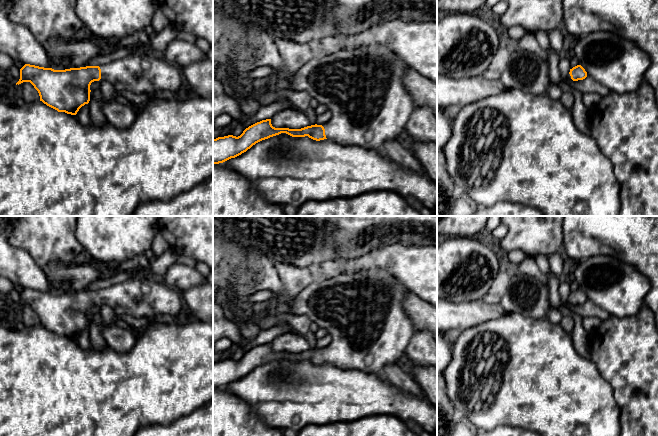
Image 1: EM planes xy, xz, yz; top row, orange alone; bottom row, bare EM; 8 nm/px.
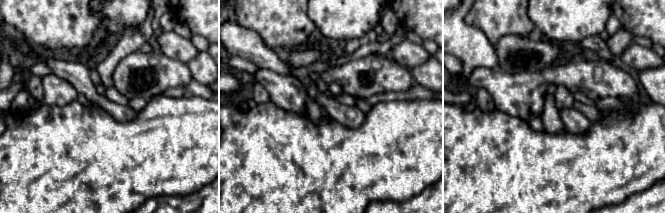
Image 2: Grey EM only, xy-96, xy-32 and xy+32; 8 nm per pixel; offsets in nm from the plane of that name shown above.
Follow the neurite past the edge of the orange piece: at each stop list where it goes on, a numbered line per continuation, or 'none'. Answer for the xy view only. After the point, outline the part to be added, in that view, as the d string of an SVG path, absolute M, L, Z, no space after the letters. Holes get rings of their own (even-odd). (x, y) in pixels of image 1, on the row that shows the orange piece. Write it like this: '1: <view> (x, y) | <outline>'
1: xy (144, 72) | M144 50L99 67L99 82L110 83L118 93L178 92L185 81L178 66L167 62L160 54Z

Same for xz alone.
1: xz (362, 87) | M367 37L359 47L342 49L320 59L311 59L293 75L293 80L286 86L295 92L307 92L312 99L327 106L332 114L331 119L322 124L327 139L343 145L361 146L386 156L384 144L399 141L415 108L403 82L409 68L388 46Z

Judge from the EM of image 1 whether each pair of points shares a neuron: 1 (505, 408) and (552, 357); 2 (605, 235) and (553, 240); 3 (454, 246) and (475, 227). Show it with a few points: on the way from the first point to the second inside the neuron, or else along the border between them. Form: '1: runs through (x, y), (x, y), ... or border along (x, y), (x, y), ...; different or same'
1: runs through (518, 395), (543, 370); same
2: border along (561, 226), (562, 248); different
3: border along (480, 236), (452, 236), (447, 238); different

